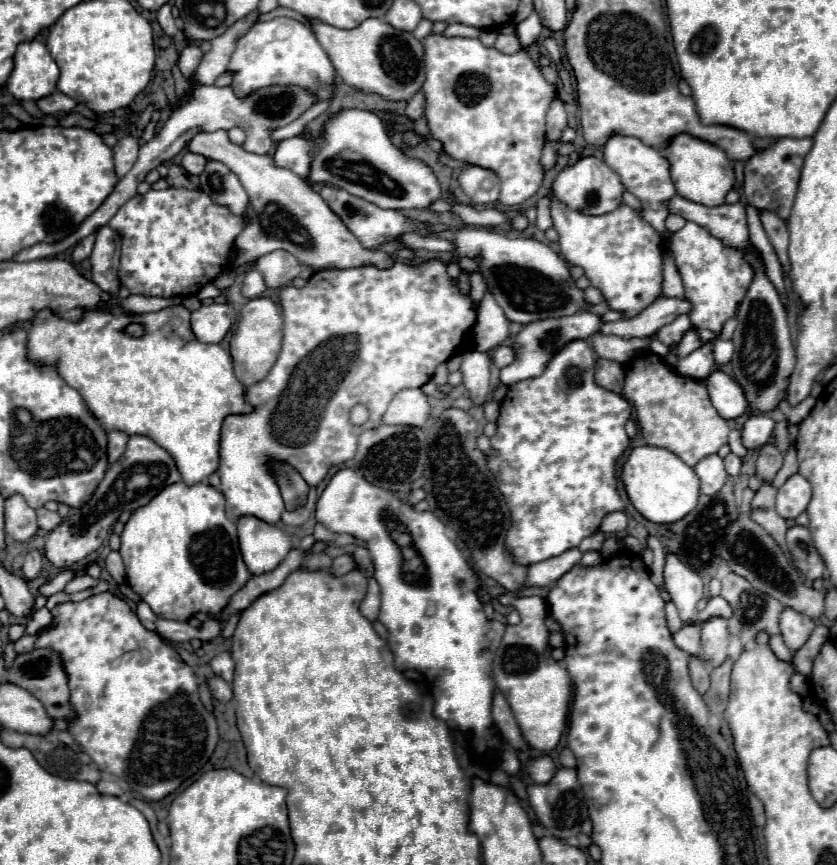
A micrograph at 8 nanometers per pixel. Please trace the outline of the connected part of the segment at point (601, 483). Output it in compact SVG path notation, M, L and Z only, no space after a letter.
M572 340L568 342L564 348L560 348L546 364L544 372L536 378L528 378L528 380L520 380L516 384L512 384L508 388L508 394L506 398L502 400L502 406L500 406L500 418L496 422L498 430L496 434L490 438L492 446L498 450L496 456L490 456L488 458L488 468L494 472L496 480L498 480L498 488L504 496L504 500L508 502L508 508L510 508L510 514L512 514L512 528L508 530L508 550L512 552L514 560L518 564L534 564L534 562L540 562L540 560L546 560L546 558L552 558L552 556L558 556L570 548L576 548L586 536L594 534L602 522L602 518L608 514L608 512L614 512L614 510L624 510L624 502L616 490L616 478L614 478L614 464L616 460L622 456L622 452L628 448L628 434L624 430L624 424L626 420L630 418L632 414L632 404L622 398L620 394L614 394L602 386L598 386L594 382L594 364L596 364L596 352L592 350L592 346L586 342L586 340Z

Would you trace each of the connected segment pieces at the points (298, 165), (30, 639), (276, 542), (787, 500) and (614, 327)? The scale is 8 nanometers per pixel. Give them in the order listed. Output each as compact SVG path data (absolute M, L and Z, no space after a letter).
M288 138L278 142L278 150L274 154L274 162L282 168L292 170L294 174L306 178L310 172L312 160L312 144L304 138Z
M38 632L33 635L25 635L20 640L14 643L15 652L18 654L22 654L22 652L30 652L34 648L34 644L36 638L38 636Z
M242 516L238 520L238 542L242 558L252 574L270 572L290 552L290 536L256 516Z
M800 474L790 476L776 496L776 512L784 518L796 518L802 514L812 498L812 486Z
M658 298L654 304L650 304L646 310L632 318L622 318L618 322L606 322L602 324L602 334L614 334L620 338L650 338L656 330L670 324L678 314L686 314L690 310L688 300L678 298Z

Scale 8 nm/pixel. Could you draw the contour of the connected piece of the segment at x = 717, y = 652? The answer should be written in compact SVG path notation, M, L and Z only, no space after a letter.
M714 616L702 624L702 656L712 666L720 666L728 654L728 624L724 618Z

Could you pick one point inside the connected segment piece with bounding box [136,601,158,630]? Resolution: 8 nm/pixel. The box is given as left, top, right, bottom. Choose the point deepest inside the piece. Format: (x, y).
(145, 614)

